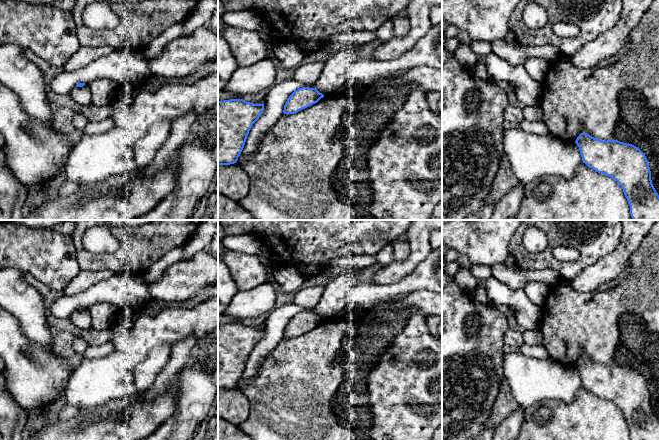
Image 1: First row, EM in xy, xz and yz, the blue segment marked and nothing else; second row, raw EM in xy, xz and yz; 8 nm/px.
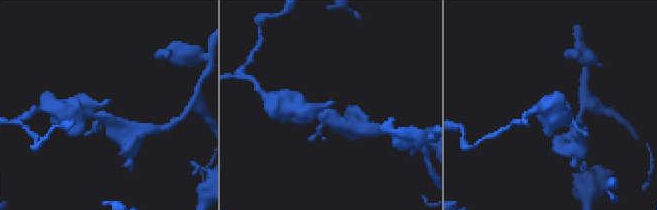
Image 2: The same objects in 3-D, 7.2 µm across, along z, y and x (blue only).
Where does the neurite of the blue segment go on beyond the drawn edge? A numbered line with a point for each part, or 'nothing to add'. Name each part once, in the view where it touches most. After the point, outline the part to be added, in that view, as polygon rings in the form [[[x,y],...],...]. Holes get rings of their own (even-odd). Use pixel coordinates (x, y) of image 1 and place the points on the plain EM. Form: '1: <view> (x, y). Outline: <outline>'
nothing to add

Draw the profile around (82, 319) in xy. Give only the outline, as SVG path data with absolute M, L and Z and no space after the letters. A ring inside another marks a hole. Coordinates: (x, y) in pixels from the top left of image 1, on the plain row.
M85 308L83 311L74 311L70 315L71 322L82 330L92 328L92 317L89 308Z

